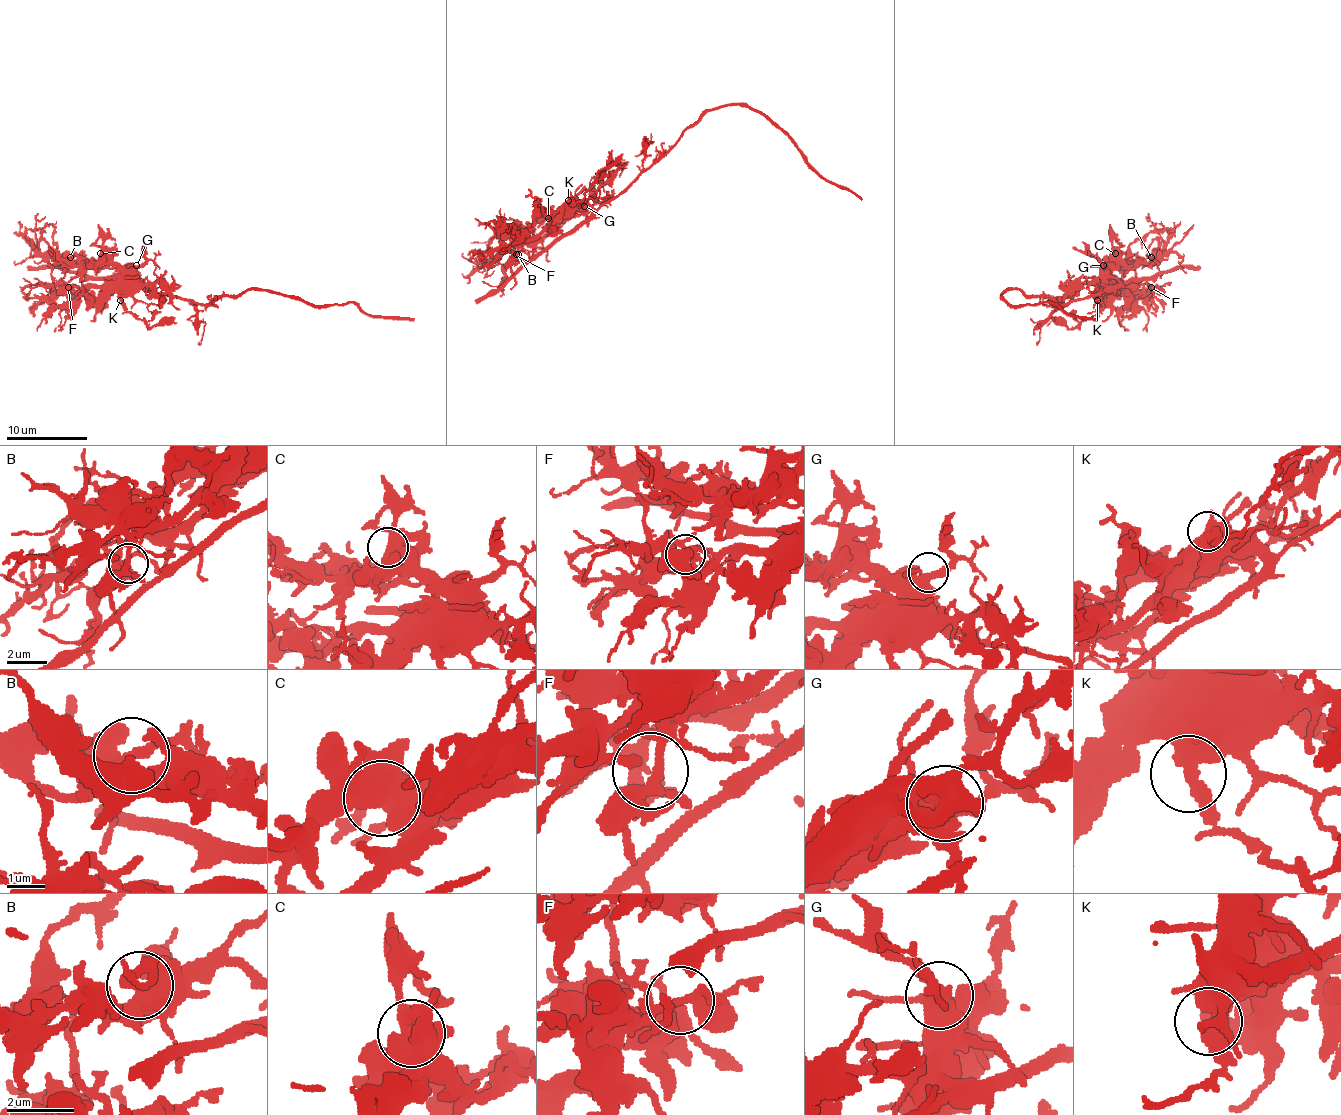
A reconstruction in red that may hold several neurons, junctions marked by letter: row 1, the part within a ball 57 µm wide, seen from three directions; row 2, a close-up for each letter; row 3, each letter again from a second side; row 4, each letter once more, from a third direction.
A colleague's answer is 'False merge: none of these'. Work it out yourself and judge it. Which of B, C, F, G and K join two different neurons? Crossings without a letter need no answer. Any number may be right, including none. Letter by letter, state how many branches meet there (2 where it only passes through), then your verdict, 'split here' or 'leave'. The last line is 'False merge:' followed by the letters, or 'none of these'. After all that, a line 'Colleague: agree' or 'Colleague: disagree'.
B: 3 | leave
C: 2 | leave
F: 3 | leave
G: 3 | leave
K: 2 | leave
False merge: none of these
Colleague: agree

